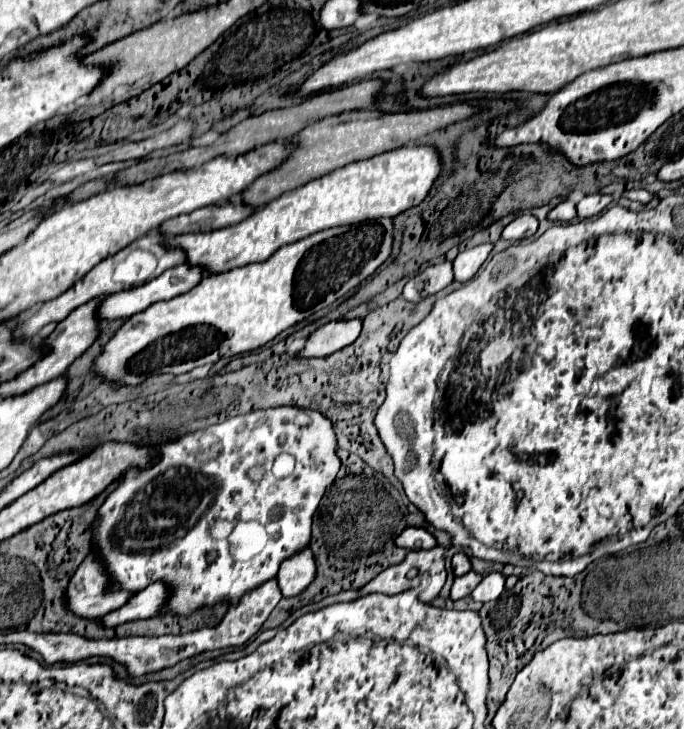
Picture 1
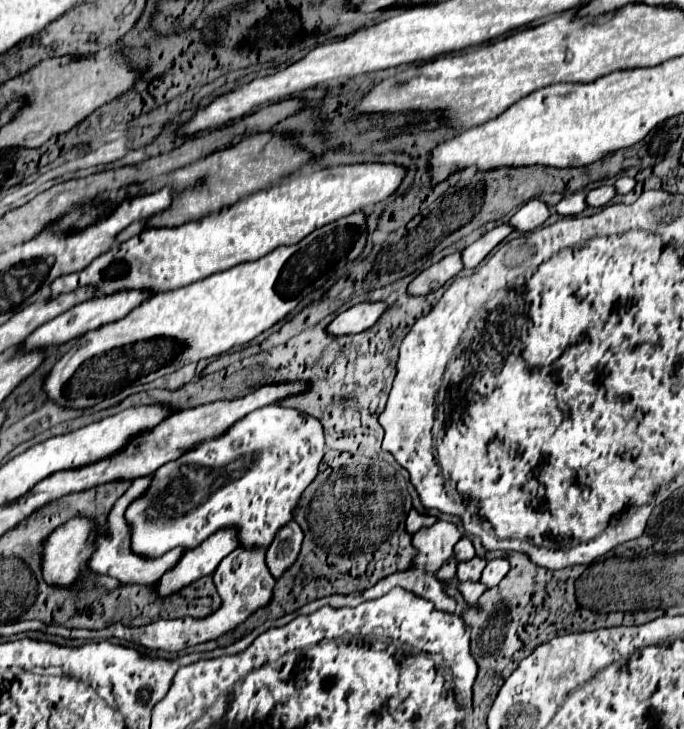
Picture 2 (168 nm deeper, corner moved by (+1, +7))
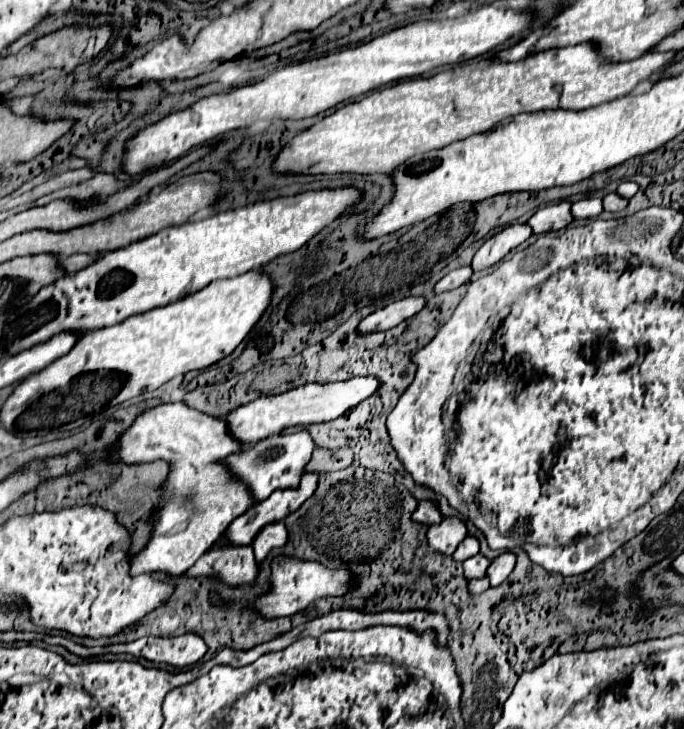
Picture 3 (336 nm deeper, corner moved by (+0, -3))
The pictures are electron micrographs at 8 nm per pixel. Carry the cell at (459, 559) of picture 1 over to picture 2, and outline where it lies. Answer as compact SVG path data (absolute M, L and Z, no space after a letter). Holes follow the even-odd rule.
M462 537L458 543L456 543L456 547L454 547L454 557L456 557L456 561L468 561L468 559L472 559L476 553L474 553L474 545L472 545L472 541L470 541L470 537Z

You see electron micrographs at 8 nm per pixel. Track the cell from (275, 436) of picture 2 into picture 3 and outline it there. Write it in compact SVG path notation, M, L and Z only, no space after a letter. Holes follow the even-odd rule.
M297 431L289 435L271 435L263 441L257 441L249 449L241 449L231 459L227 459L227 469L235 479L243 479L247 487L251 487L251 495L255 495L255 503L261 503L277 489L295 489L305 473L305 465L313 455L313 439L307 431Z

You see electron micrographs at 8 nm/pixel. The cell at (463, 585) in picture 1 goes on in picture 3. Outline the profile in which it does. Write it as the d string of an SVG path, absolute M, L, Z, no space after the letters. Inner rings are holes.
M475 555L475 557L467 559L467 561L463 563L465 579L467 579L467 581L471 581L471 579L481 579L481 577L485 575L485 571L487 571L489 565L491 565L491 561L485 559L483 555Z

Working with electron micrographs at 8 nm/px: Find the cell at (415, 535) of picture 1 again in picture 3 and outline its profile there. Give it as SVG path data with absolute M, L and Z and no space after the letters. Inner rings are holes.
M421 501L419 507L413 513L413 521L415 523L425 523L425 525L435 525L435 523L441 523L441 515L439 515L435 503Z

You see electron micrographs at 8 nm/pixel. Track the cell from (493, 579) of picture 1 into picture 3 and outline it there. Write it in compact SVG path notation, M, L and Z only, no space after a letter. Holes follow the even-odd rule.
M509 551L509 553L499 555L487 569L487 577L491 581L491 587L499 587L499 583L503 583L511 575L513 567L515 567L515 553Z

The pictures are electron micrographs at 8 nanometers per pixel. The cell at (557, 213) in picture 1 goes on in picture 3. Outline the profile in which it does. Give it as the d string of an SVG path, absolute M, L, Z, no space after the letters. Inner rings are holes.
M583 199L571 205L573 219L595 219L601 215L601 211L601 199Z

